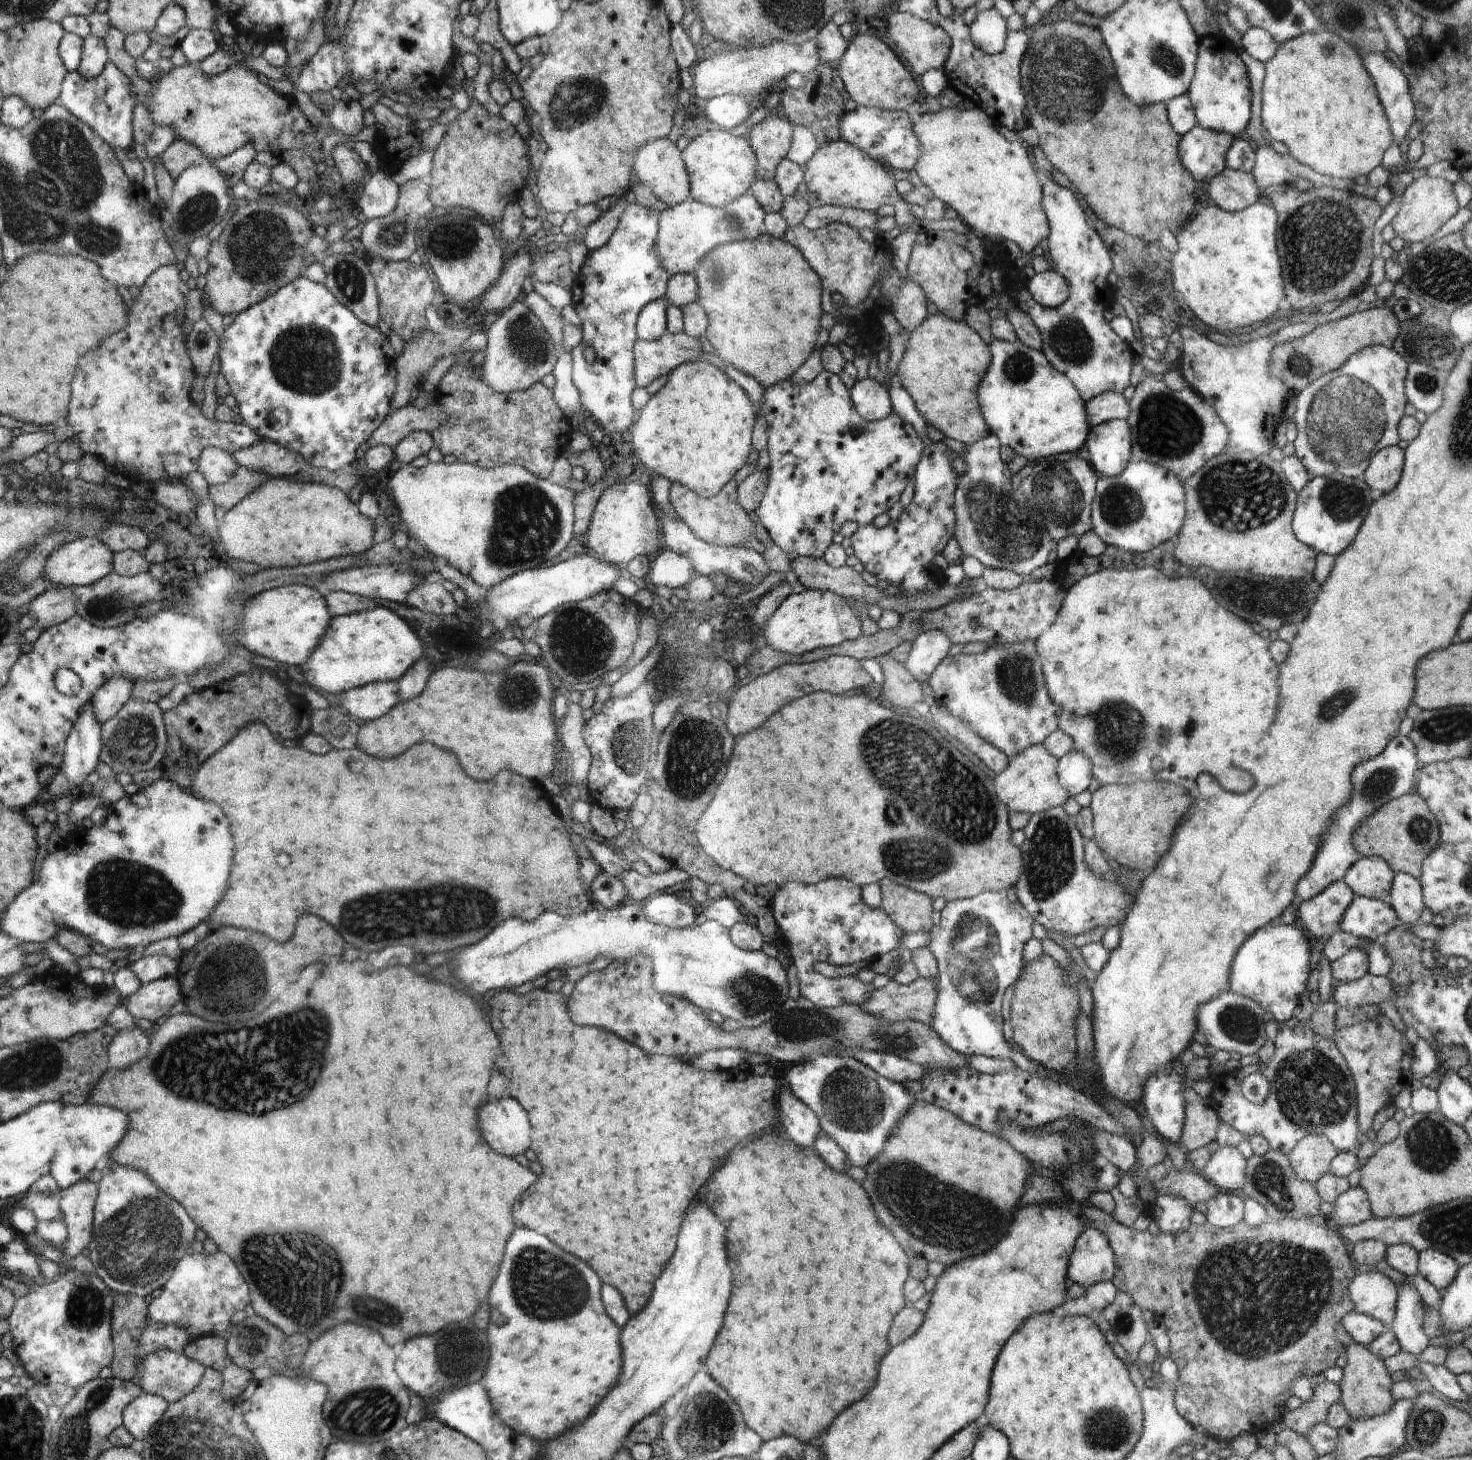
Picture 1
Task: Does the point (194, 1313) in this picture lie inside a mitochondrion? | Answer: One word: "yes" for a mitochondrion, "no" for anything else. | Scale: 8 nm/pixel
no

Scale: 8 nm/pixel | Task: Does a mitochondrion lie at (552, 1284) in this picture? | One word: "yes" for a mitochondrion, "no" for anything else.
yes

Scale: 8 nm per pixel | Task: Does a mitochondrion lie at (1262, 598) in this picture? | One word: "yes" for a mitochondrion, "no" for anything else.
yes

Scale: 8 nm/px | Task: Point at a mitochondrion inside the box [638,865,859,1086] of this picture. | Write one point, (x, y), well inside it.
(729, 984)

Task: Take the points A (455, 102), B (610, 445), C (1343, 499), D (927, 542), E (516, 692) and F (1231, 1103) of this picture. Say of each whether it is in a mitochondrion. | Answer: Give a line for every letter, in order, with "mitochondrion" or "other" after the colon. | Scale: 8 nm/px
A: other
B: other
C: mitochondrion
D: other
E: mitochondrion
F: other

